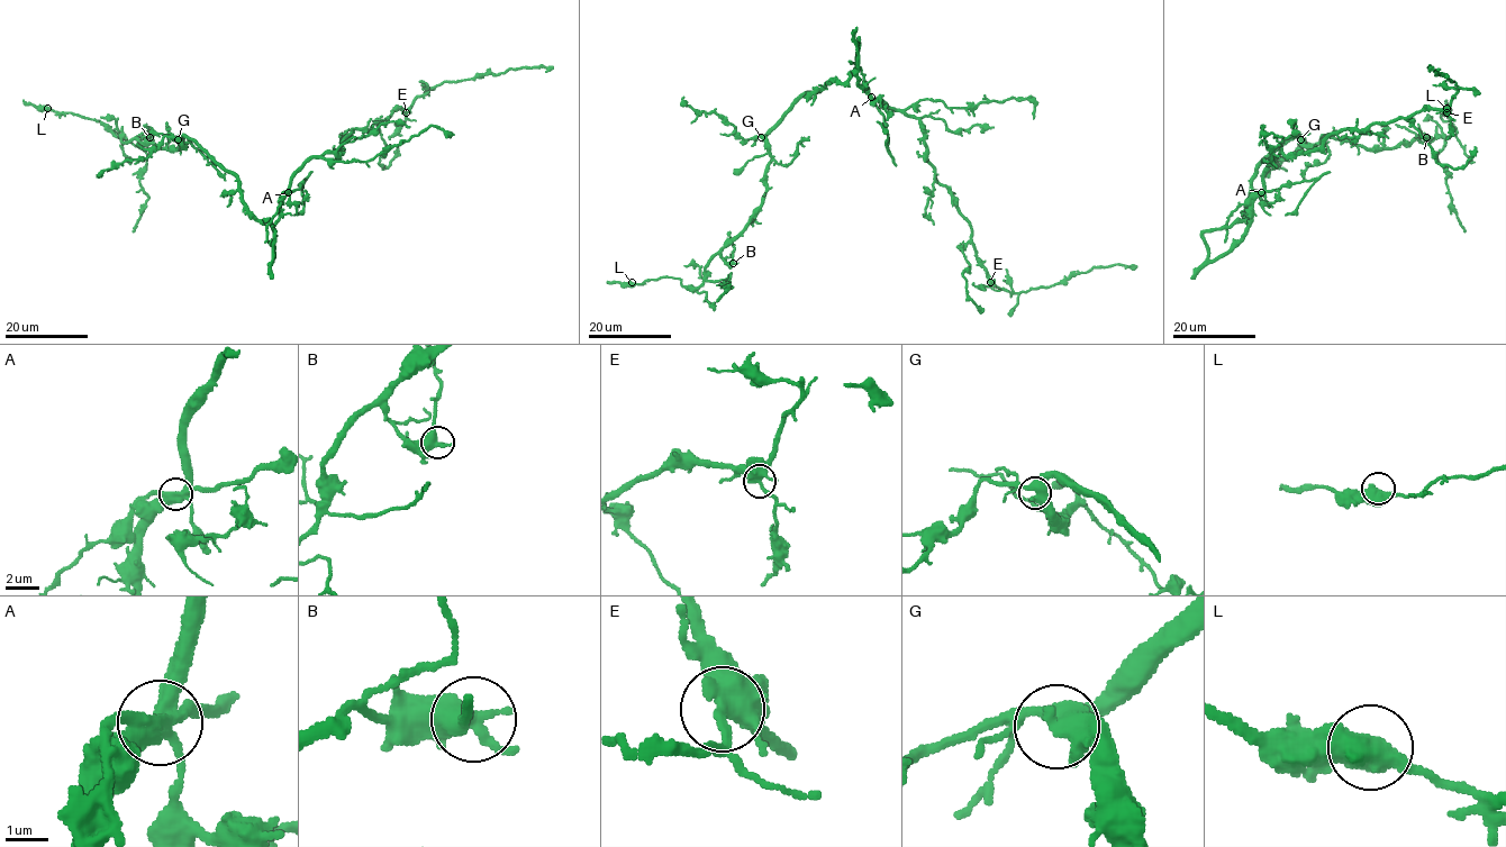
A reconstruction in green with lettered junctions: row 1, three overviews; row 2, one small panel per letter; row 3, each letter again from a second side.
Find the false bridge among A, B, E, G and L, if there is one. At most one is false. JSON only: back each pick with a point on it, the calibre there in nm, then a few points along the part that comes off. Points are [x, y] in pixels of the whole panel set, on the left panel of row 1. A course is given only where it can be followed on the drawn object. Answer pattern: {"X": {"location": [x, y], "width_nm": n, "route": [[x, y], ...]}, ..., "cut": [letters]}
{"A": {"location": [288, 192], "width_nm": 420, "route": [[288, 192], [297, 190], [305, 180], [305, 208], [292, 215]]}, "cut": ["A"]}

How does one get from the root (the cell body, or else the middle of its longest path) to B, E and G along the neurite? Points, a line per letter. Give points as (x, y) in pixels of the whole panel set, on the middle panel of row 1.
B: (856, 48), (858, 38), (843, 83), (807, 91), (764, 136), (772, 161), (762, 202), (720, 252), (733, 263)
E: (856, 48), (858, 84), (864, 91), (921, 121), (926, 160), (969, 222), (971, 243), (990, 282)
G: (856, 48), (856, 66), (843, 83), (829, 82), (818, 91), (807, 91), (761, 137)

